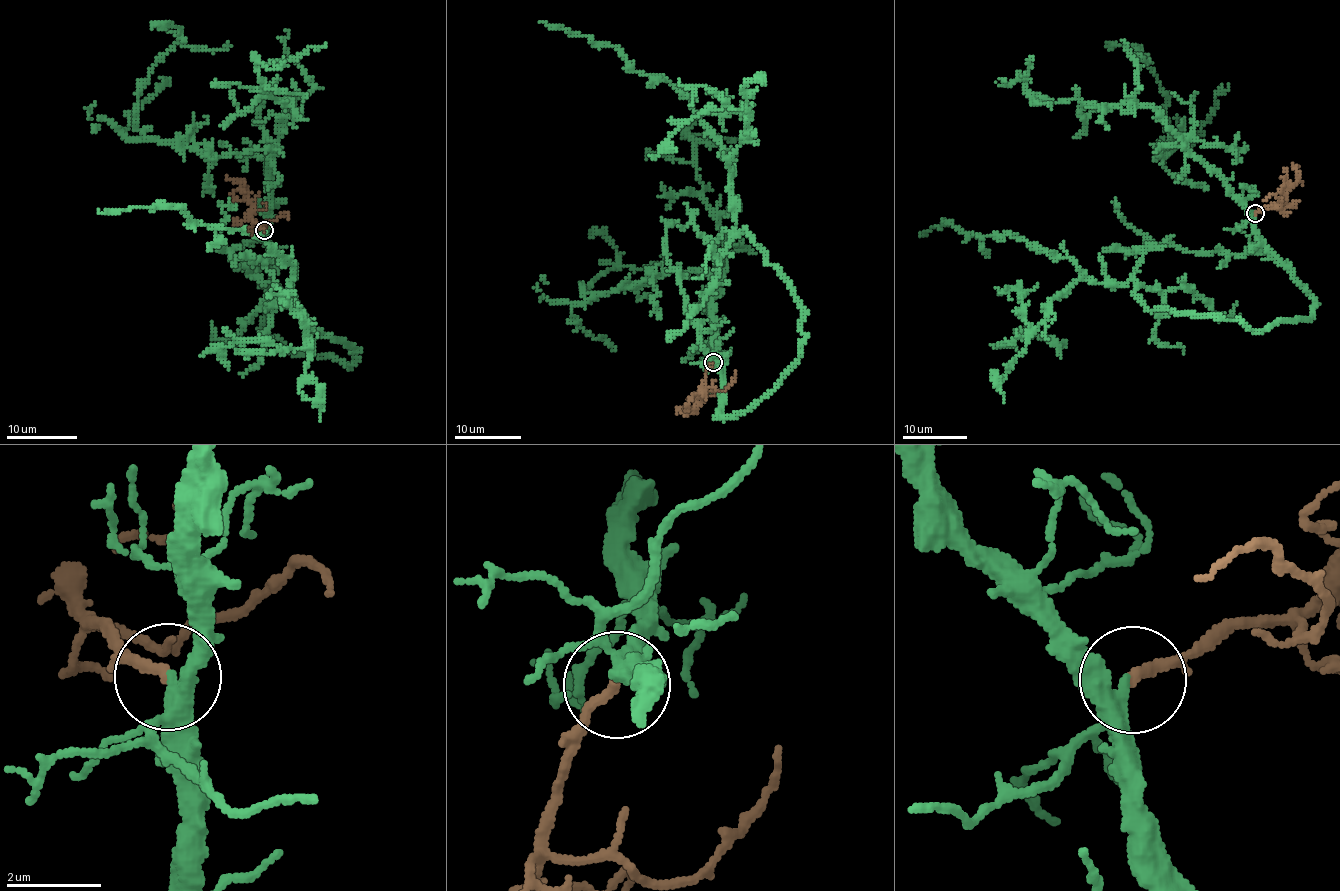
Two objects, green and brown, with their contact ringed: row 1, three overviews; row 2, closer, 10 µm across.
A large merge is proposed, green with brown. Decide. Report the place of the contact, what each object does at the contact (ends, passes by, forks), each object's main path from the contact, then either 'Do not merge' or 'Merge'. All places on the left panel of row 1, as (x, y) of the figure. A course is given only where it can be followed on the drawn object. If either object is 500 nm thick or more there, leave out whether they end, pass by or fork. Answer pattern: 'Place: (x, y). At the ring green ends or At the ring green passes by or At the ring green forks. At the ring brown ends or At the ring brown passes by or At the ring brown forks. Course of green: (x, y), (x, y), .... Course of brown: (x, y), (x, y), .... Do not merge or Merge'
Place: (264, 230). At the ring green passes by. At the ring brown ends. Course of green: (265, 229), (268, 335), (352, 364), (254, 230), (97, 212). Course of brown: (265, 229), (253, 222), (245, 185), (225, 178). Merge

